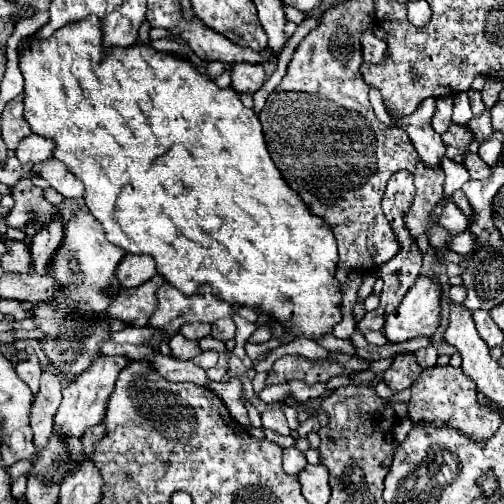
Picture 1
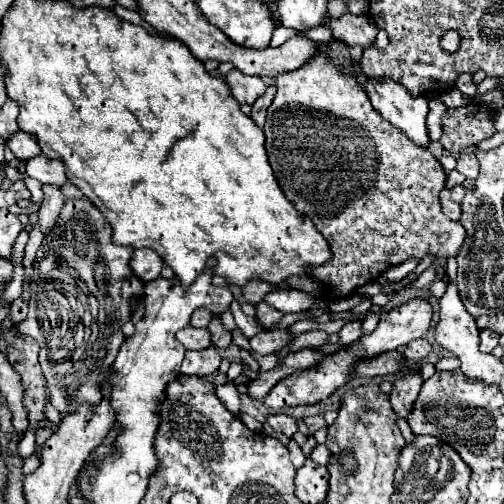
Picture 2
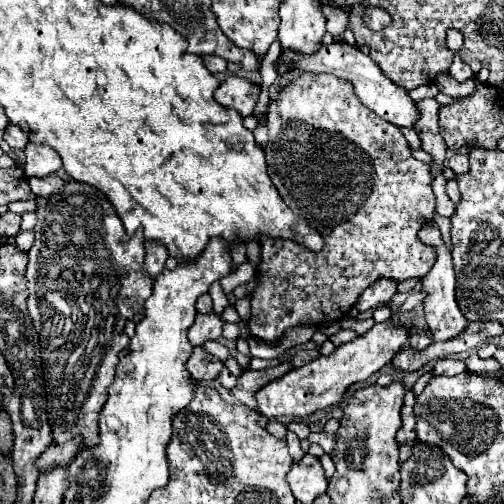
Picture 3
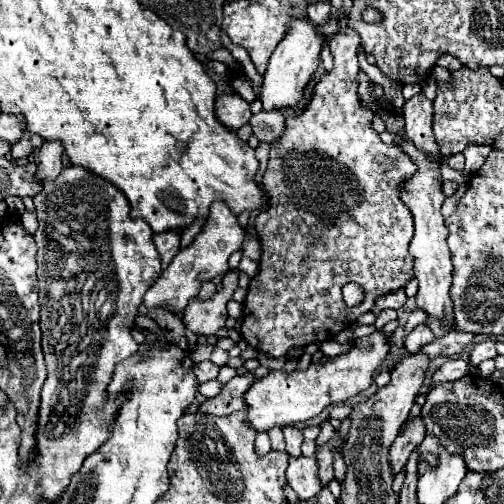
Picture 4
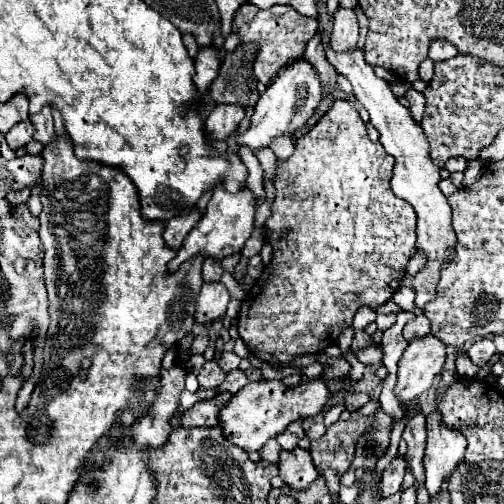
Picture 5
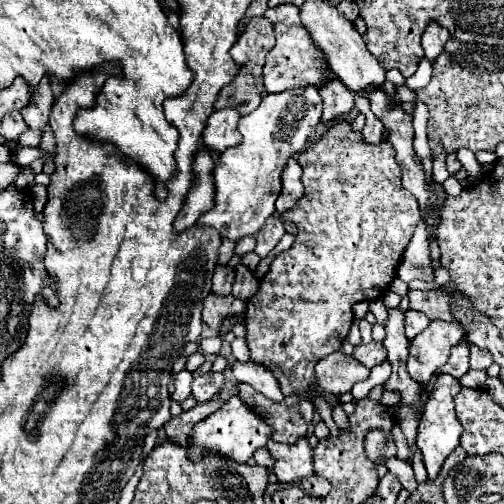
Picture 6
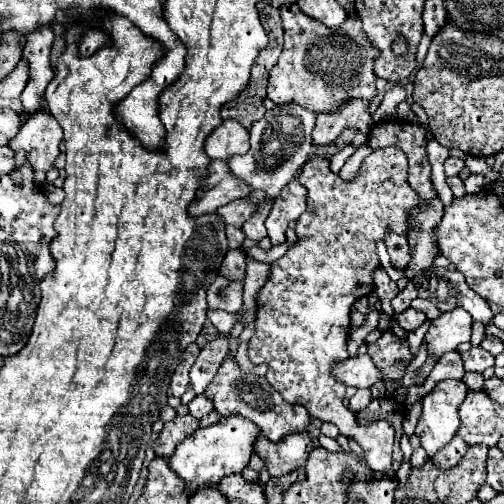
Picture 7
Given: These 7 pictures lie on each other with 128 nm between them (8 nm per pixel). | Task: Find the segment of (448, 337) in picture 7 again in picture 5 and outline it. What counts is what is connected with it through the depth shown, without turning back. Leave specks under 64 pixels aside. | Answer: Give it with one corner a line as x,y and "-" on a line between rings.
428,334
408,344
398,362
398,382
394,390
402,408
432,386
434,376
442,372
444,362
446,346
436,336

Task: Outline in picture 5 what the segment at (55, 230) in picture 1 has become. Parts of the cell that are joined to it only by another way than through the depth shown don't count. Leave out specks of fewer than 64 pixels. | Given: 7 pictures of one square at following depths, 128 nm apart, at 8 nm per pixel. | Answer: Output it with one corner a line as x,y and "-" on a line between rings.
50,108
40,110
36,116
30,116
30,122
34,124
34,140
48,144
54,138
54,122
52,122
52,112

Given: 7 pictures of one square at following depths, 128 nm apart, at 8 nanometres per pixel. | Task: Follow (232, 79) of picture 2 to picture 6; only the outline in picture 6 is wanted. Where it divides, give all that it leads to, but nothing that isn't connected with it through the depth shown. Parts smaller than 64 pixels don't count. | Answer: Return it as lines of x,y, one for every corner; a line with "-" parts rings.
232,108
214,112
208,118
208,126
202,134
202,144
212,152
224,152
226,148
240,144
240,132
236,128
238,120
240,114

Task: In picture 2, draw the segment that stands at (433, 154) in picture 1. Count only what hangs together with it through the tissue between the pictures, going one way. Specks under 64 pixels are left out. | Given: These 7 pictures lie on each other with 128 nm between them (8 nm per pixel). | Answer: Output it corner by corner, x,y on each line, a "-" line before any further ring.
366,78
362,88
374,110
392,126
400,128
414,144
426,146
430,142
426,130
428,100
424,96
412,96
402,84
388,78

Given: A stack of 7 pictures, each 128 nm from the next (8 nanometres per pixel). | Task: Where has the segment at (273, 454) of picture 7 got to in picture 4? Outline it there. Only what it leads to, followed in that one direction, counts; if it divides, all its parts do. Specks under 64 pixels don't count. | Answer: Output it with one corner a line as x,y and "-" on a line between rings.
298,456
298,458
290,458
288,460
286,480
288,480
288,486
302,500
314,498
320,492
320,488
322,488
322,482
318,478
316,460
314,458
306,458
306,456

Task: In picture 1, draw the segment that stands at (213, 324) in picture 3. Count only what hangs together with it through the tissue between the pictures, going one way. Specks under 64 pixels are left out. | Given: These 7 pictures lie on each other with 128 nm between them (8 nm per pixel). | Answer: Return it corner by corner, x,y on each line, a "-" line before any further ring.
182,334
172,336
170,348
172,348
174,358
178,358
178,360
192,360
194,356
198,356
202,352
198,346
198,340
188,340

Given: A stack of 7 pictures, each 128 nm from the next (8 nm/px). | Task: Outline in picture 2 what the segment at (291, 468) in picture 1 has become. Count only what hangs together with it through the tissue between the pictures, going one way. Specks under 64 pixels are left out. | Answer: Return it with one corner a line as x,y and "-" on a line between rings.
290,440
288,450
290,450
290,460
292,460
292,464
294,464
296,468
300,468
300,466
304,464
304,460
306,460
306,456
304,456
302,450
300,450
300,446
298,446
294,440

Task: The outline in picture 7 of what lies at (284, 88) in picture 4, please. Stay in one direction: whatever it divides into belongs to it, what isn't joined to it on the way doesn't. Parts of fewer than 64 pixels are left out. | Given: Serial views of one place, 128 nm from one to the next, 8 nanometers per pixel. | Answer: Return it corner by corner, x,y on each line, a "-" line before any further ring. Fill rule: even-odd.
298,104
276,106
250,128
250,150
244,156
232,156
228,166
234,176
248,182
252,190
264,190
268,198
278,198
280,190
298,176
312,152
312,128
316,114
304,110
-
240,198
240,200
228,202
226,206
222,206
218,210
218,214
224,218
226,224
232,224
232,226
240,228
252,216
254,210
256,210
256,204
250,204
248,198

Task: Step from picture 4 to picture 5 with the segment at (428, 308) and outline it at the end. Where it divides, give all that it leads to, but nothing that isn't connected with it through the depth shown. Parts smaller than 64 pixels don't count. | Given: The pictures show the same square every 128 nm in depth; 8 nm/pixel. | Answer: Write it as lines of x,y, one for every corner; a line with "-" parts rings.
326,44
324,52
326,52
328,62
338,70
338,74
342,74
346,80
350,80
350,84
354,86
356,100
368,110
370,122
380,132
382,146
396,160
394,162
394,176
392,176
394,194
398,198
408,200
412,204
412,208
416,210
416,216
418,216
416,246
426,252
428,264
426,264
424,270
418,272
418,276
412,282
412,288
416,290
416,306
424,308
424,304
430,302
436,296
440,272
442,272
442,266
446,262
446,248
456,244
456,236
454,236
454,230
450,226
452,224
450,204
448,204
446,196
442,194
442,190
438,188
440,174
438,174
438,166
434,166
430,156
428,156
428,140
426,140
420,124
416,124
416,120
412,120
410,110
404,108
396,100
396,96
390,90
390,84
386,80
378,78
374,68
364,60
364,52
360,48
348,50
348,52
334,52
330,48
330,44

